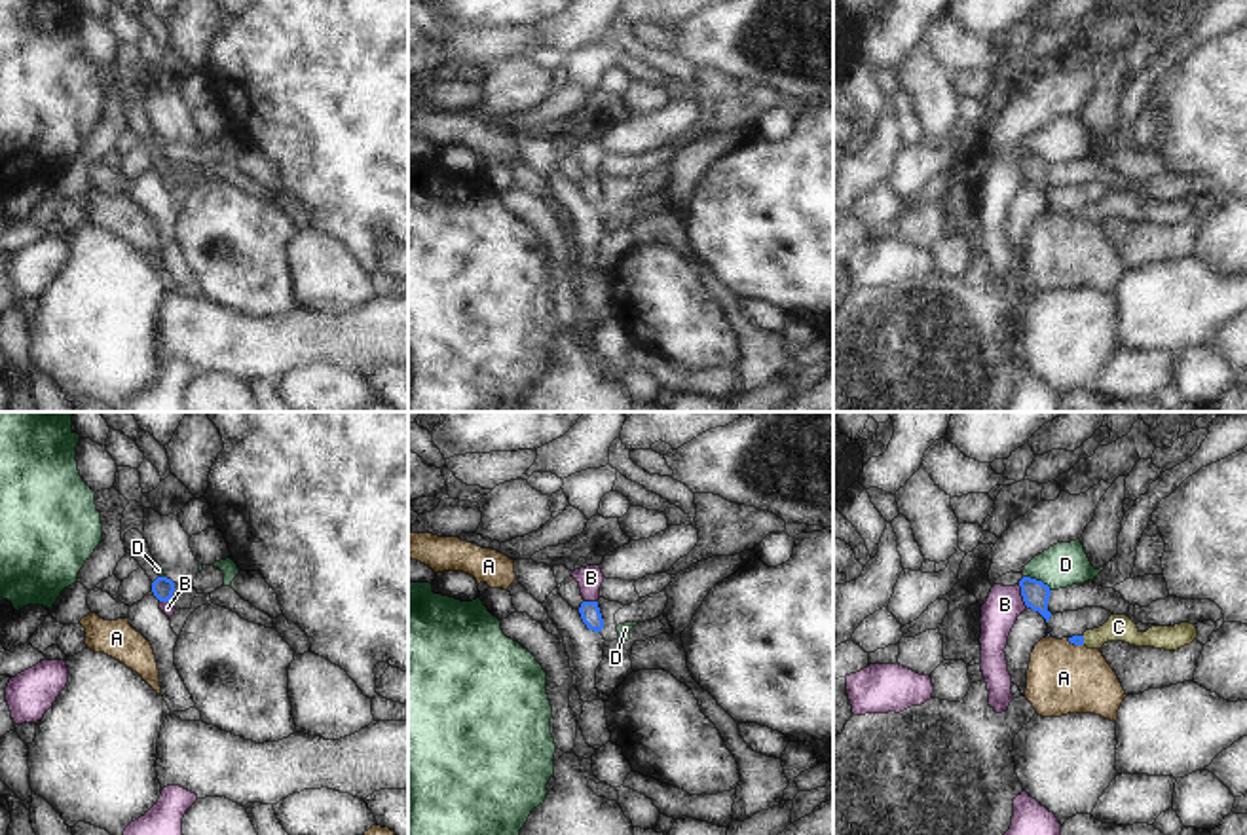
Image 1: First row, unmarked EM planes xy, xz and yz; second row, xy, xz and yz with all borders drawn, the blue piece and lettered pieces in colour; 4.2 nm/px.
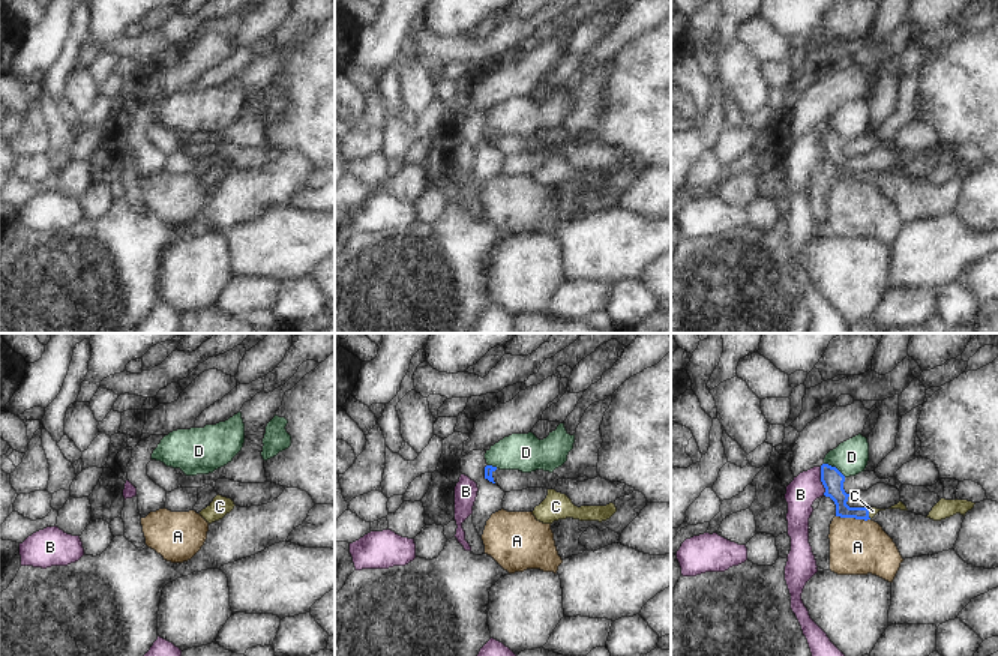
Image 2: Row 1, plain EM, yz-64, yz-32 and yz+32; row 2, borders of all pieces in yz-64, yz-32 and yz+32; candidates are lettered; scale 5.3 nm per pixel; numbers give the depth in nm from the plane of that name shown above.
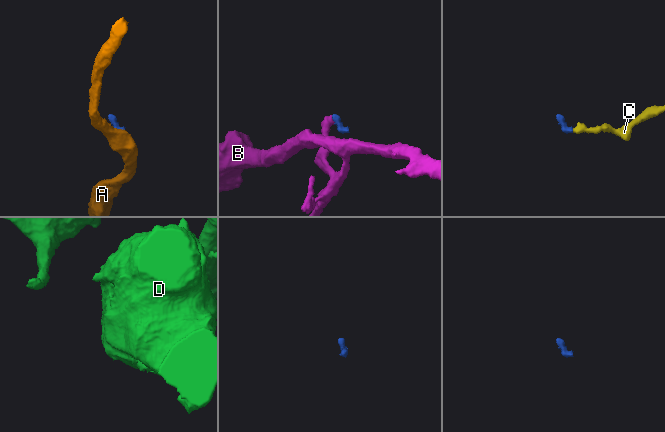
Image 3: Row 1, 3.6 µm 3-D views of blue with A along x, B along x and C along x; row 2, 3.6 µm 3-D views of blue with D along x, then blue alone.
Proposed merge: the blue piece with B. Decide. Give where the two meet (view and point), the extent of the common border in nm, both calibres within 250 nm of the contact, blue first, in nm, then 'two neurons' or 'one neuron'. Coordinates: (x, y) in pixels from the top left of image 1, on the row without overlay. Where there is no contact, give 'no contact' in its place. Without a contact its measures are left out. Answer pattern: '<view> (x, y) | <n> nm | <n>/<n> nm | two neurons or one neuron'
yz (1022, 169) | 110 nm | 110/160 nm | two neurons

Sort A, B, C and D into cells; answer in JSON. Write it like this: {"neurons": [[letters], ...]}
{"neurons": [["A"], ["B"], ["C"], ["D"]]}

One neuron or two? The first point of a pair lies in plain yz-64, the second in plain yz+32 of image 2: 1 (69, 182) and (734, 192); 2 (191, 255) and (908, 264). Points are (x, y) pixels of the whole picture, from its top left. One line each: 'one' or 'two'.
1: one
2: two

